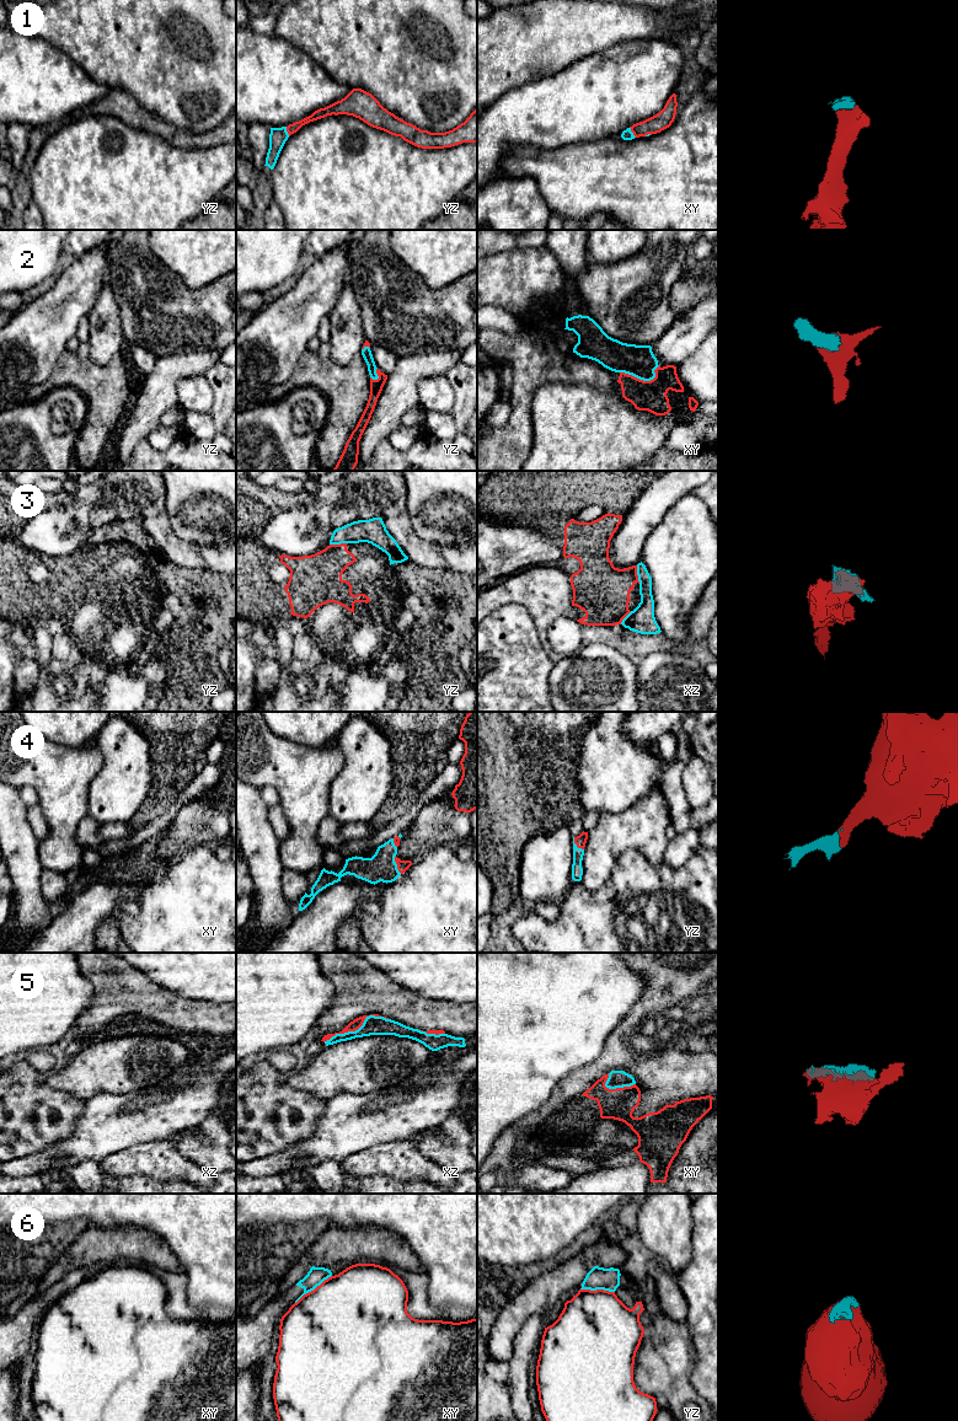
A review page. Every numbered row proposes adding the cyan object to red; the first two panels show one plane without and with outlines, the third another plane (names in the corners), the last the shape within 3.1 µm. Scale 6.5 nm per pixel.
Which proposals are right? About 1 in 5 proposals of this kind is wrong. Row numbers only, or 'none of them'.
1, 2, 4, 5

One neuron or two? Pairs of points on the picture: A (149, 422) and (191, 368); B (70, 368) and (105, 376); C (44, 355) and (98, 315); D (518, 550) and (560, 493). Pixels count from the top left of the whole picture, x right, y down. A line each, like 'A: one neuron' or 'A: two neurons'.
A: one neuron
B: one neuron
C: two neurons
D: two neurons

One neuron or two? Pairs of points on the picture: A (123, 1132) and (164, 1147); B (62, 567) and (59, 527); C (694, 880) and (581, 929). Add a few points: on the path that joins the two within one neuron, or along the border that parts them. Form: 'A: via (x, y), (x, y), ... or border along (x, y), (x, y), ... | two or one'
A: border along (167, 1138), (139, 1142), (121, 1149) | two
B: border along (87, 545), (62, 556), (36, 555), (32, 551) | two
C: via (664, 880), (627, 880), (606, 900) | one

